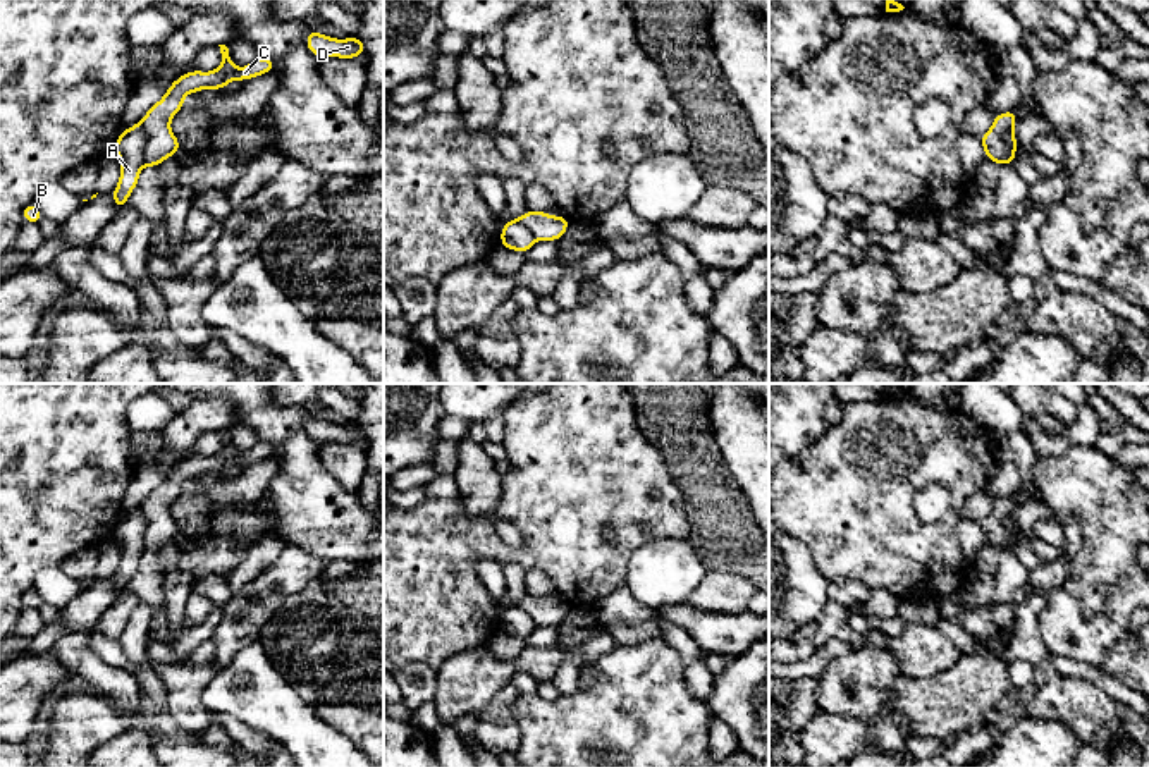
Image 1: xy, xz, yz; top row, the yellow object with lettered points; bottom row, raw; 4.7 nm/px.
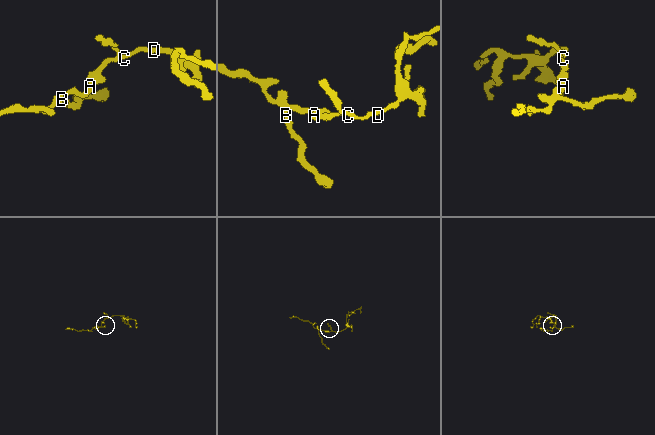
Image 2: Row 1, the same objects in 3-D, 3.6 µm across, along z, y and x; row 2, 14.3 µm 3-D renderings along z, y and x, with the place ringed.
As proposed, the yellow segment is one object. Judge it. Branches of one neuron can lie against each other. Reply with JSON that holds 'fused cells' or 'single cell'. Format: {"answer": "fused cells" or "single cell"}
{"answer": "fused cells"}

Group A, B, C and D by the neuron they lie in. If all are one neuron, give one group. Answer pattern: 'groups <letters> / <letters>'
groups A B / C D

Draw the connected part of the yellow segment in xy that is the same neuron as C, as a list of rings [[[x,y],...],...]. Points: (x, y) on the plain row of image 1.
[[[218,430],[222,449],[210,457],[191,456],[177,463],[163,483],[157,487],[141,504],[144,516],[144,550],[158,552],[169,542],[177,540],[181,526],[170,516],[172,502],[184,492],[184,482],[201,475],[224,475],[230,466],[248,466],[273,456],[270,442],[256,442],[249,451],[237,454],[230,445],[229,433]]]

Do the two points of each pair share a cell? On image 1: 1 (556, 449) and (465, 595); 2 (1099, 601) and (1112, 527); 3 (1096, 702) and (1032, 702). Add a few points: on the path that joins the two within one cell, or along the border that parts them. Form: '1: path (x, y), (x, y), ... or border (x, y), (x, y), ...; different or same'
1: path (556, 499), (556, 523), (525, 554), (479, 552); same
2: path (1105, 582), (1110, 546); same
3: path (1081, 702), (1048, 702); same

